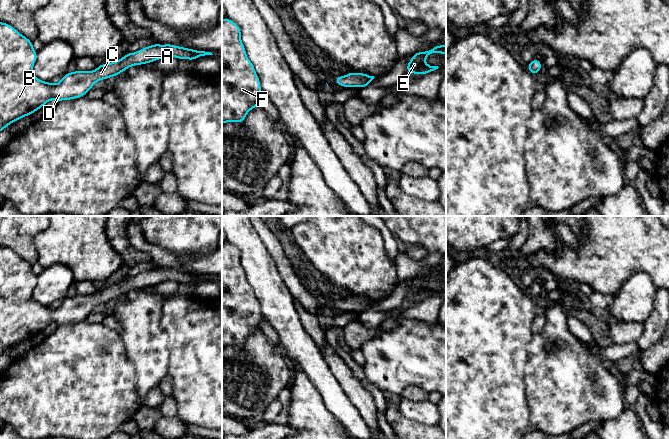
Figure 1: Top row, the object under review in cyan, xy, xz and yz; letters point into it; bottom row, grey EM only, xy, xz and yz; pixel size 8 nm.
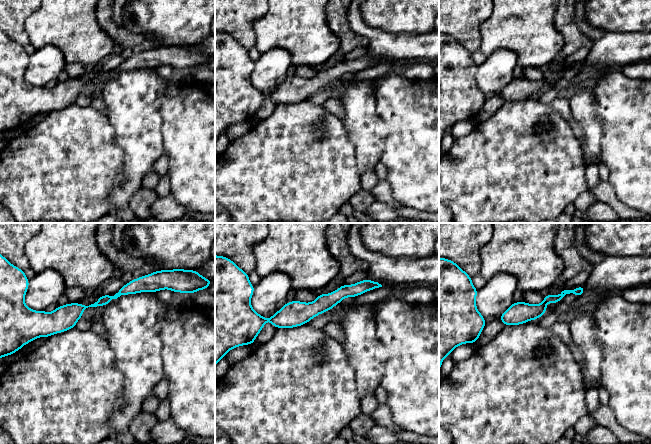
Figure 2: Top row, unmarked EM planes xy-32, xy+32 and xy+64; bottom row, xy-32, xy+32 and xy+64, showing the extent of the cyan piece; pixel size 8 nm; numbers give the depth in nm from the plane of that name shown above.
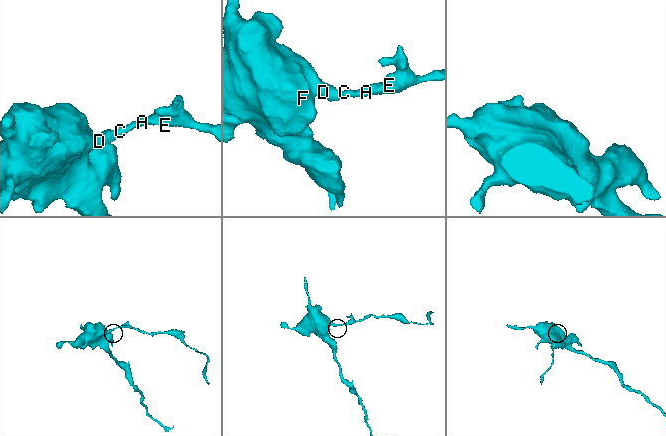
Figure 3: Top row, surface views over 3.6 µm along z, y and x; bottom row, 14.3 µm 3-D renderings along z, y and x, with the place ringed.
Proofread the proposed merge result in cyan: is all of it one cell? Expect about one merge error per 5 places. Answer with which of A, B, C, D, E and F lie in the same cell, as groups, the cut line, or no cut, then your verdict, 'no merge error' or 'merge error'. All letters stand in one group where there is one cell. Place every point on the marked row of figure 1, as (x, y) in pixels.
A B C D E F; no cut; no merge error

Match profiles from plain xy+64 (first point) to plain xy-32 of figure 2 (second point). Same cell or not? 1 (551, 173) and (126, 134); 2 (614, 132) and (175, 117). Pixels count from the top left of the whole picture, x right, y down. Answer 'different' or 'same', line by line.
1: different
2: same

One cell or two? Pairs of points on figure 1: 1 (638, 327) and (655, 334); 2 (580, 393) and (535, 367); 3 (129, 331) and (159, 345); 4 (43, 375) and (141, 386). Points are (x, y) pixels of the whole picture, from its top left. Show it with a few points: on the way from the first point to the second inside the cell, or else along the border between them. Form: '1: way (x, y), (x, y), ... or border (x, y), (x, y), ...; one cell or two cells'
1: border (643, 323), (643, 332), (635, 341); two cells
2: way (569, 386), (550, 367), (546, 367); one cell
3: way (136, 331), (152, 345); one cell
4: border (130, 362), (134, 367), (135, 390), (140, 406); two cells

